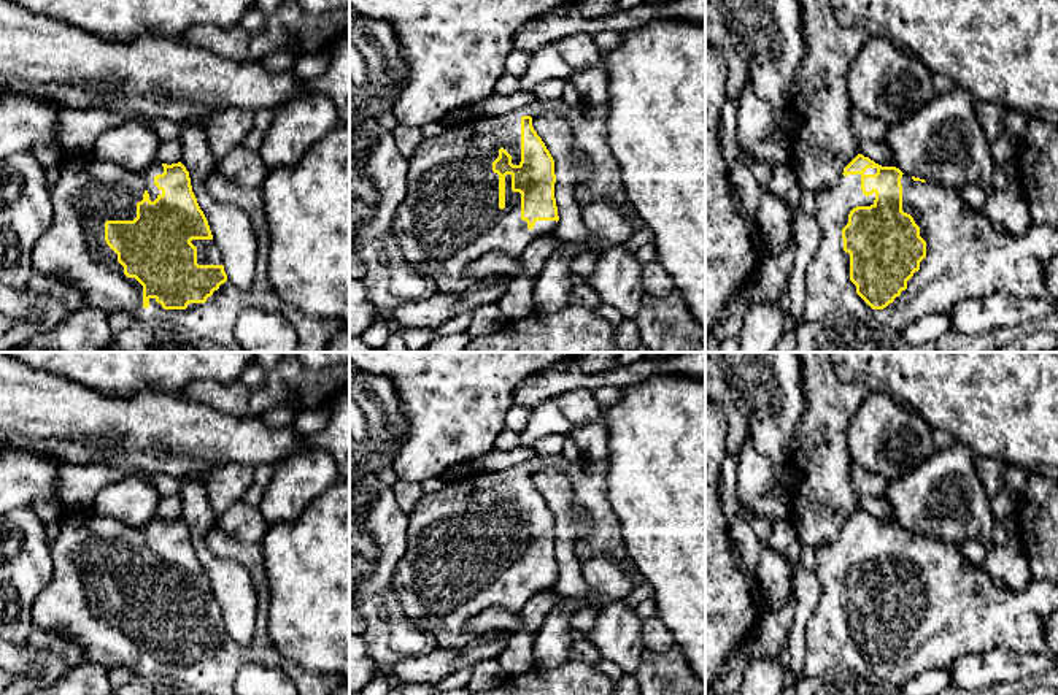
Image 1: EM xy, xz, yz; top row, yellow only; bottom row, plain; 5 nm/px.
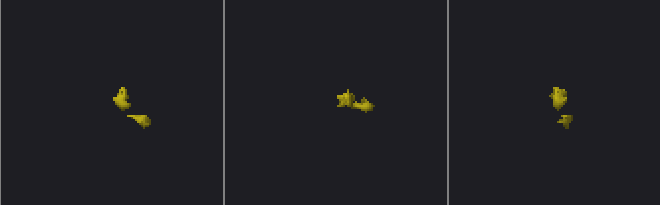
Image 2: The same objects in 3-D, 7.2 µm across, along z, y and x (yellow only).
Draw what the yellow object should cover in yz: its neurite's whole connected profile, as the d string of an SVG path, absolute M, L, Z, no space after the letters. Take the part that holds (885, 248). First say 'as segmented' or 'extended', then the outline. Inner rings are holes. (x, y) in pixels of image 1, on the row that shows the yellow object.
extended; M858 154L845 168L839 182L832 189L817 192L815 219L821 228L818 251L805 275L805 306L802 319L805 322L821 322L832 316L848 314L861 319L866 324L886 325L901 333L901 330L928 314L950 314L950 311L963 300L983 298L998 292L1009 294L1018 298L1044 300L1048 298L1045 284L1045 270L1048 260L1058 252L1058 228L1044 224L1031 224L1029 228L1015 236L1007 232L996 232L993 224L972 211L963 200L958 190L926 182L925 179L907 176L896 167L882 167Z

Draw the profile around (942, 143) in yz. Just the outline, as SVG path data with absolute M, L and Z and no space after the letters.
M953 84L947 92L936 94L912 117L891 125L883 141L893 152L893 167L907 176L958 192L967 184L991 187L994 173L991 141L983 135L972 105L971 94Z

